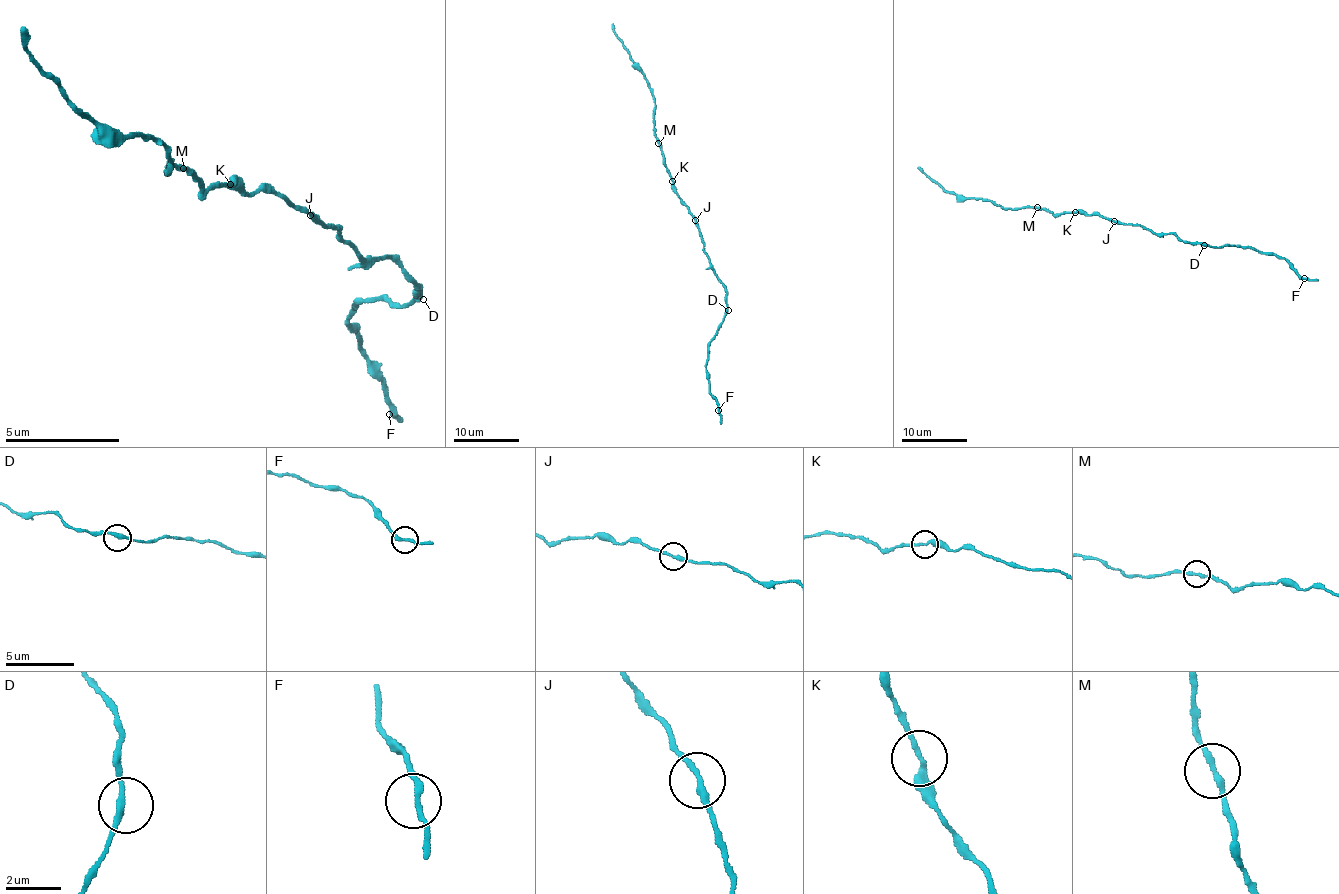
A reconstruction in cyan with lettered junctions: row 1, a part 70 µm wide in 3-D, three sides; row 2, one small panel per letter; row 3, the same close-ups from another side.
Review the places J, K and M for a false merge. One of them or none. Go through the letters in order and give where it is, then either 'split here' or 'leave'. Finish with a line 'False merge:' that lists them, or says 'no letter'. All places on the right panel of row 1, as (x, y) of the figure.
J: (1114, 221) | leave
K: (1075, 212) | leave
M: (1037, 207) | leave
False merge: no letter

